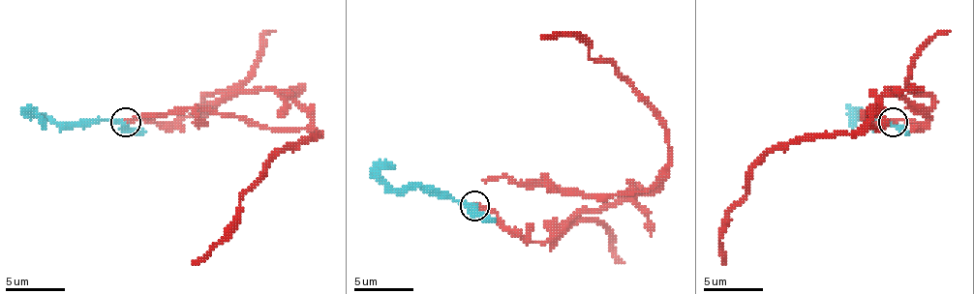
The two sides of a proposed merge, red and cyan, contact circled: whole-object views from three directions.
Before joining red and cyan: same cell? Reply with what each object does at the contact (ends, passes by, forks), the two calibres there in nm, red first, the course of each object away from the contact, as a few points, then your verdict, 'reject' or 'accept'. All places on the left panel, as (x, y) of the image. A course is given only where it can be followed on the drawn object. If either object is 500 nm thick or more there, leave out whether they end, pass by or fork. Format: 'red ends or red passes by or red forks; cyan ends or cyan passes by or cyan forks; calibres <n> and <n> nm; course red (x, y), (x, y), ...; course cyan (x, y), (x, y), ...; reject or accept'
red ends; cyan forks; calibres 280 and 280 nm; course red (128, 123), (201, 117), (234, 93), (281, 90), (319, 132), (287, 143), (246, 193), (225, 234), (193, 264); course cyan (125, 123), (54, 123), (45, 117), (30, 117), (33, 113), (45, 129); accept

